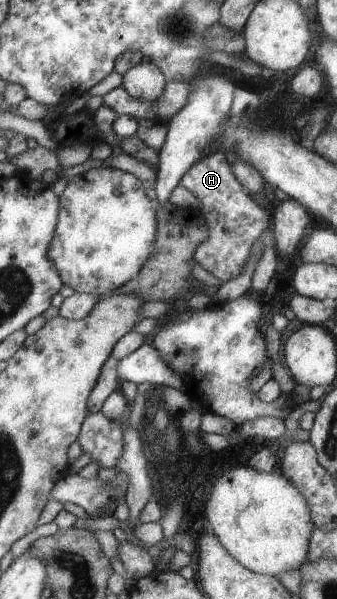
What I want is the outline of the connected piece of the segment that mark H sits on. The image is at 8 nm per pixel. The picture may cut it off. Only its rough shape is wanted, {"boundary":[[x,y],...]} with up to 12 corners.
{"boundary":[[222,150],[177,185],[209,227],[193,258],[222,283],[236,277],[270,212],[248,195]]}

